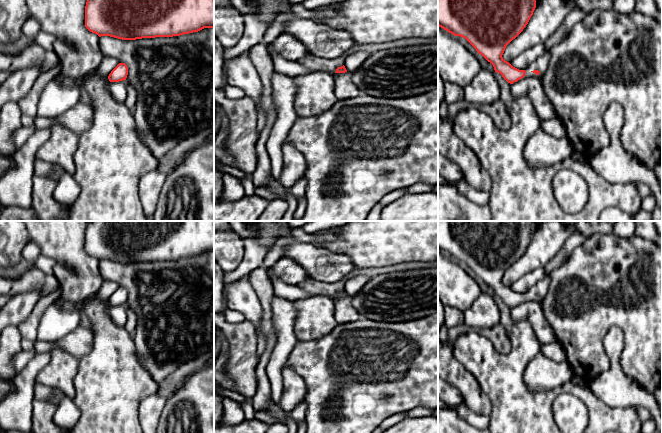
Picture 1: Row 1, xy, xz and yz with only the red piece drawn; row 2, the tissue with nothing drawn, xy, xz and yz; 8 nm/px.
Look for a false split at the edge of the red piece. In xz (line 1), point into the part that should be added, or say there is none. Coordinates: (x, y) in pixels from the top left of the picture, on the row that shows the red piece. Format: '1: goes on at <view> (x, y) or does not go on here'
1: does not go on here

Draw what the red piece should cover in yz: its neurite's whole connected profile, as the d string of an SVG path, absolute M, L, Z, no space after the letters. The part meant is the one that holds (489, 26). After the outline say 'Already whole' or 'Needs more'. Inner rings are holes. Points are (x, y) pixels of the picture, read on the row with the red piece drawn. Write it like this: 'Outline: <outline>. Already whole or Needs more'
Outline: M438 0L438 26L454 36L465 38L493 65L495 72L513 84L525 77L541 77L546 72L551 58L548 51L524 70L519 70L502 57L506 46L526 27L535 8L536 0Z. Needs more

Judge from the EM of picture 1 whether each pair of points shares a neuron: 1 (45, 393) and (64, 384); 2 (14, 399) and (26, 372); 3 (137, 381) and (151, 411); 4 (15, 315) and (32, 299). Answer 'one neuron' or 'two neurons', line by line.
1: two neurons
2: one neuron
3: two neurons
4: one neuron

